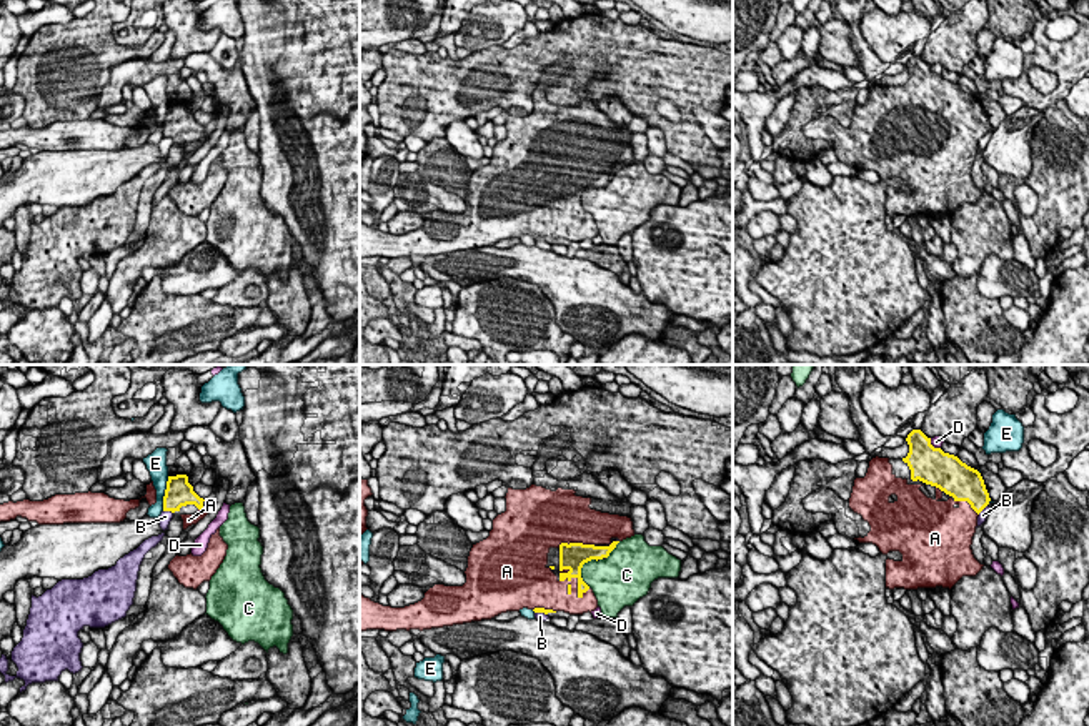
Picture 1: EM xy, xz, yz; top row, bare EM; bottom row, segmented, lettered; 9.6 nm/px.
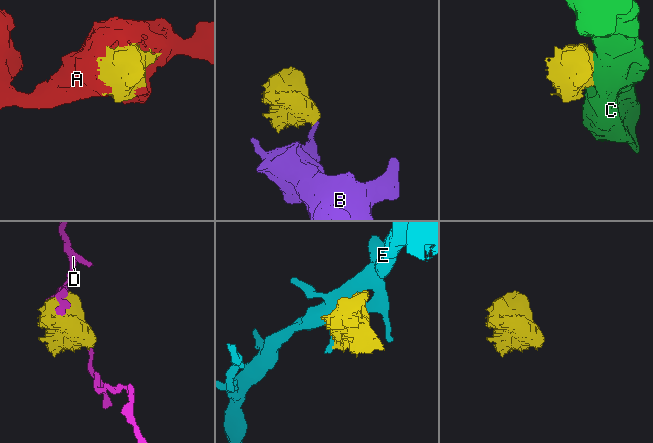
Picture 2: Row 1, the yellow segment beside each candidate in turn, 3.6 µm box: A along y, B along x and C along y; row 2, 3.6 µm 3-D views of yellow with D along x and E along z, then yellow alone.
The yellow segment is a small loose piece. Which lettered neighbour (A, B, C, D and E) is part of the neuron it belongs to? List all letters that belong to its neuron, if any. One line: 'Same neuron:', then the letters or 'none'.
Same neuron: A

